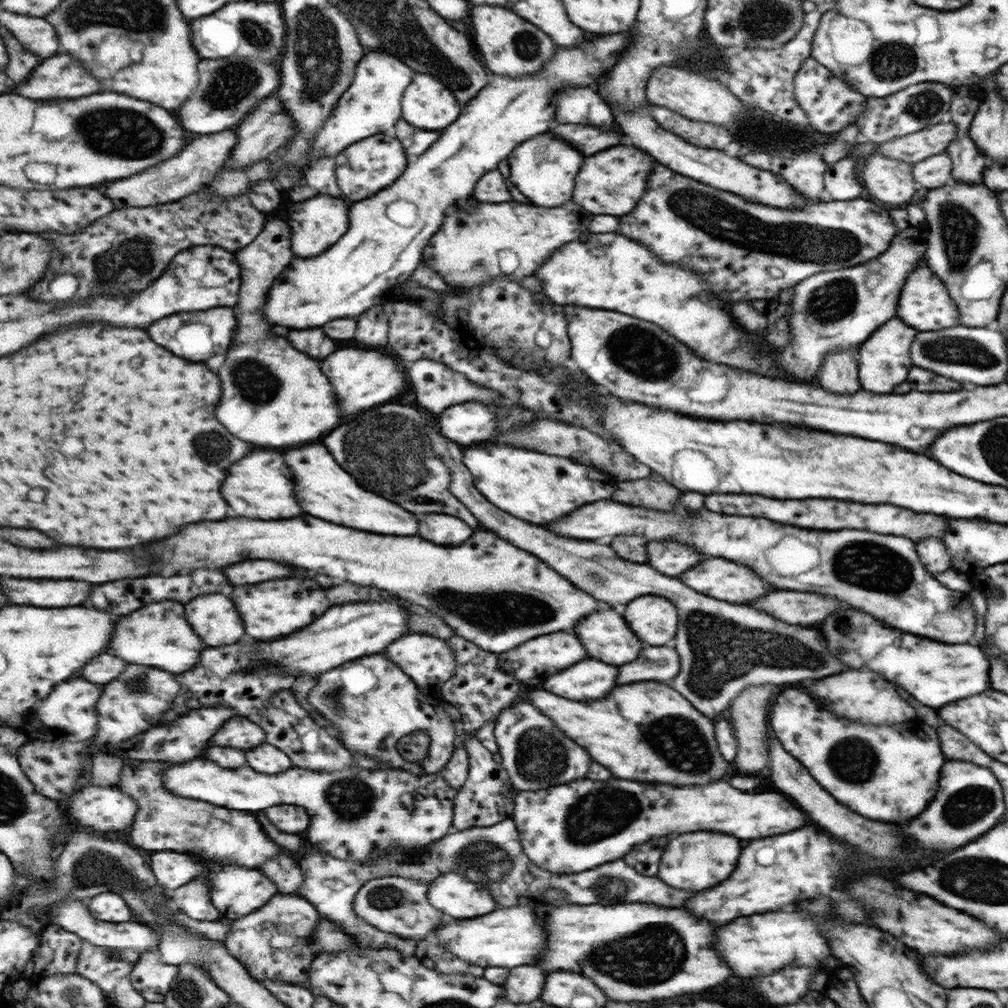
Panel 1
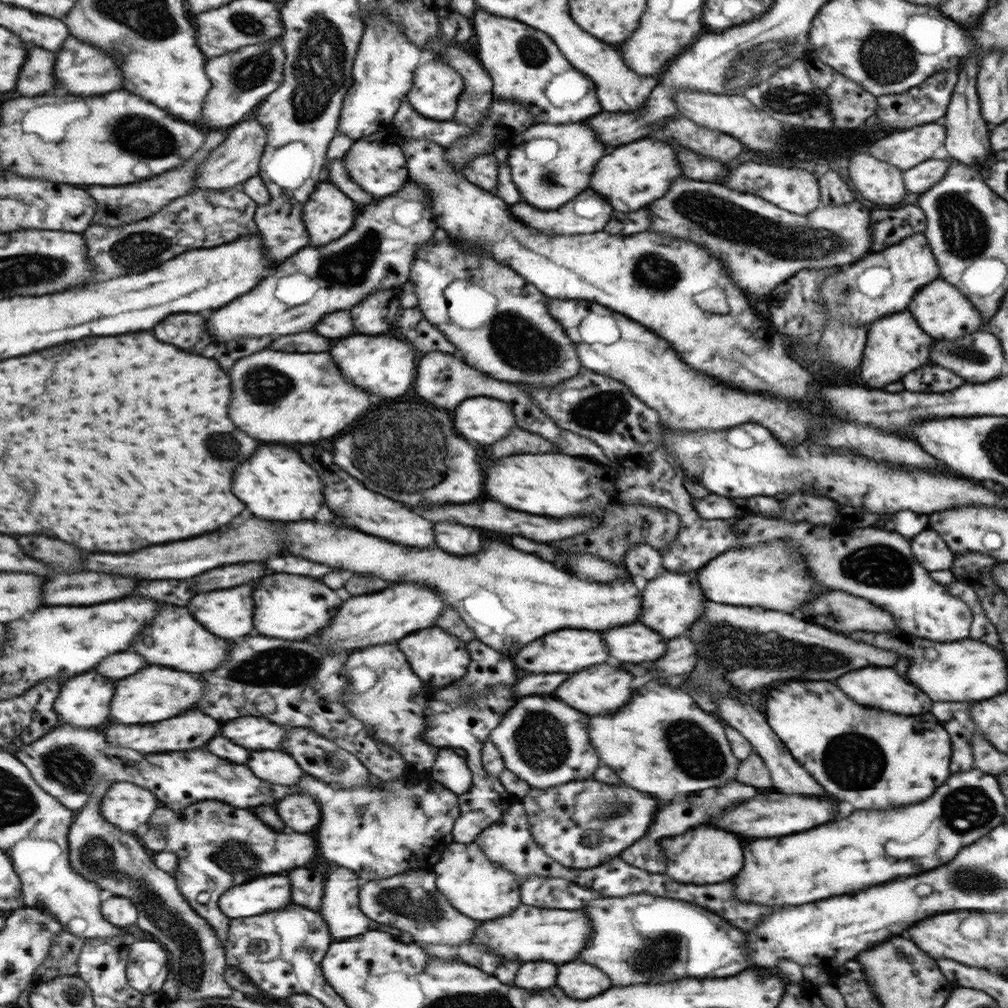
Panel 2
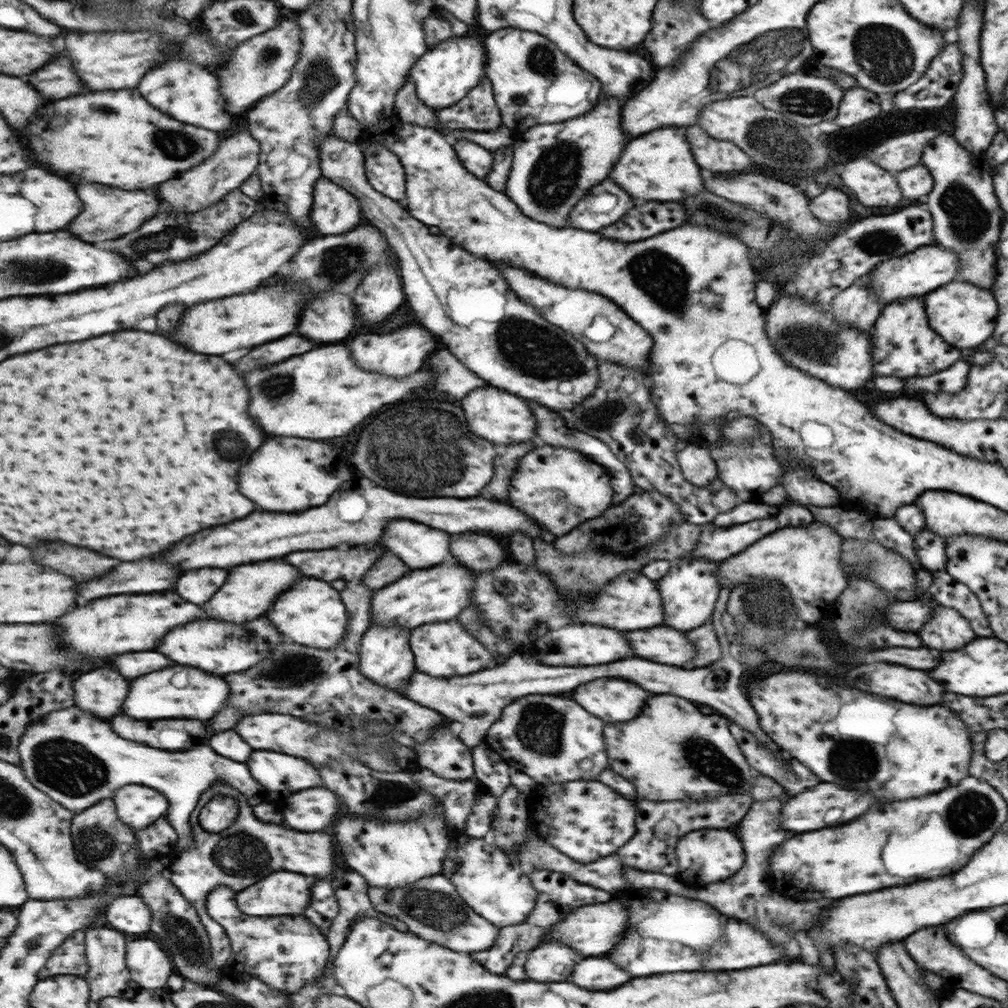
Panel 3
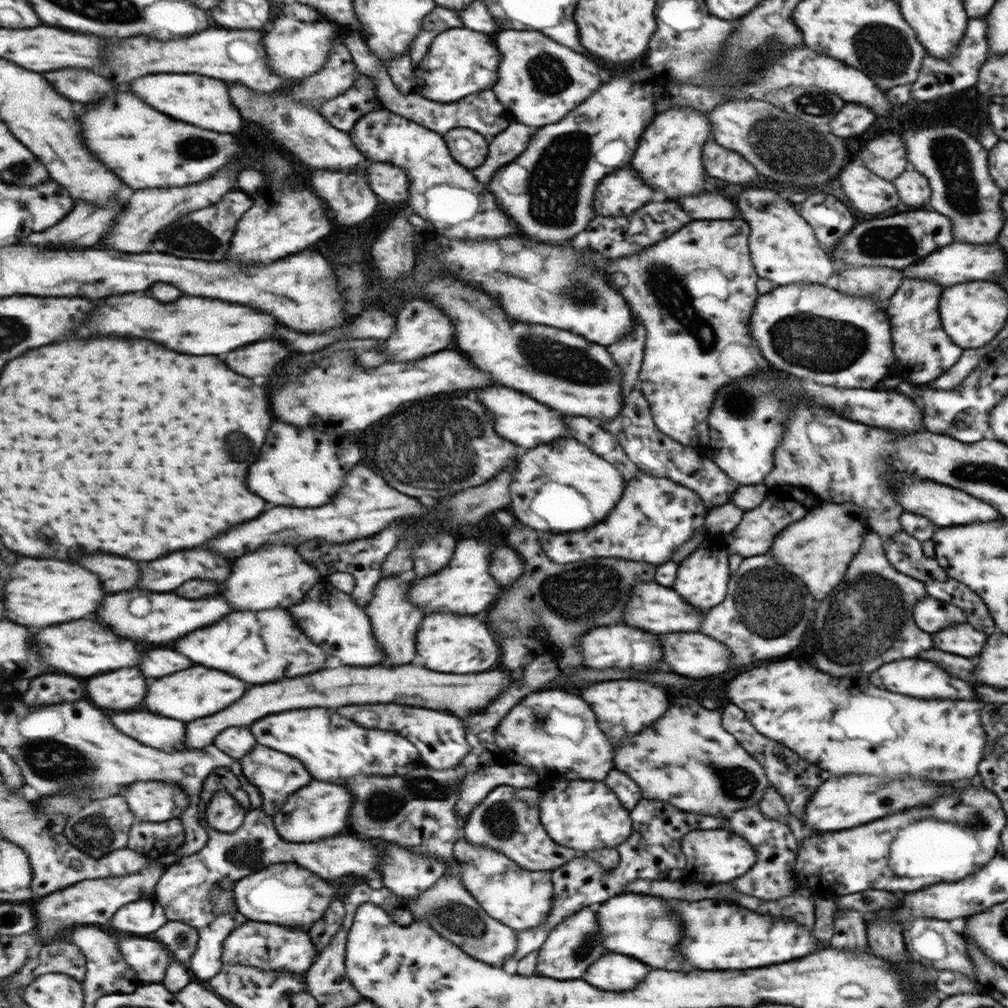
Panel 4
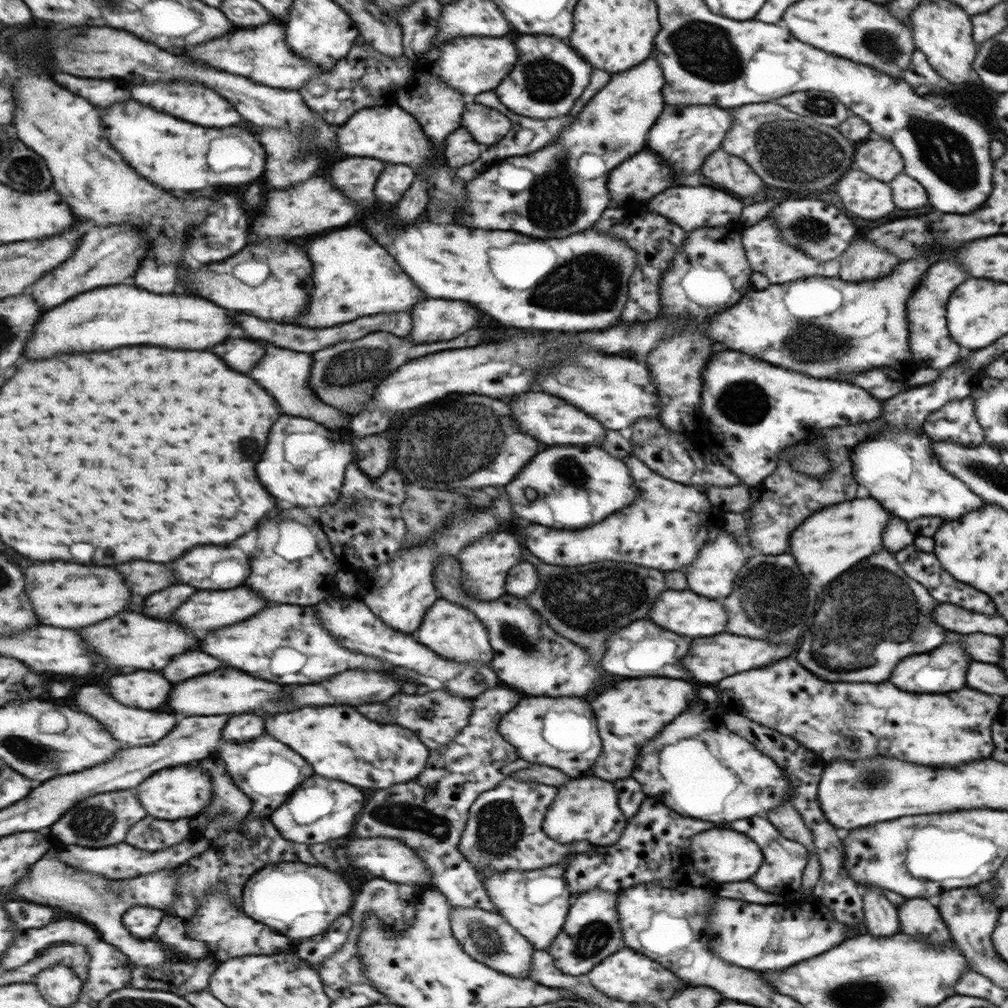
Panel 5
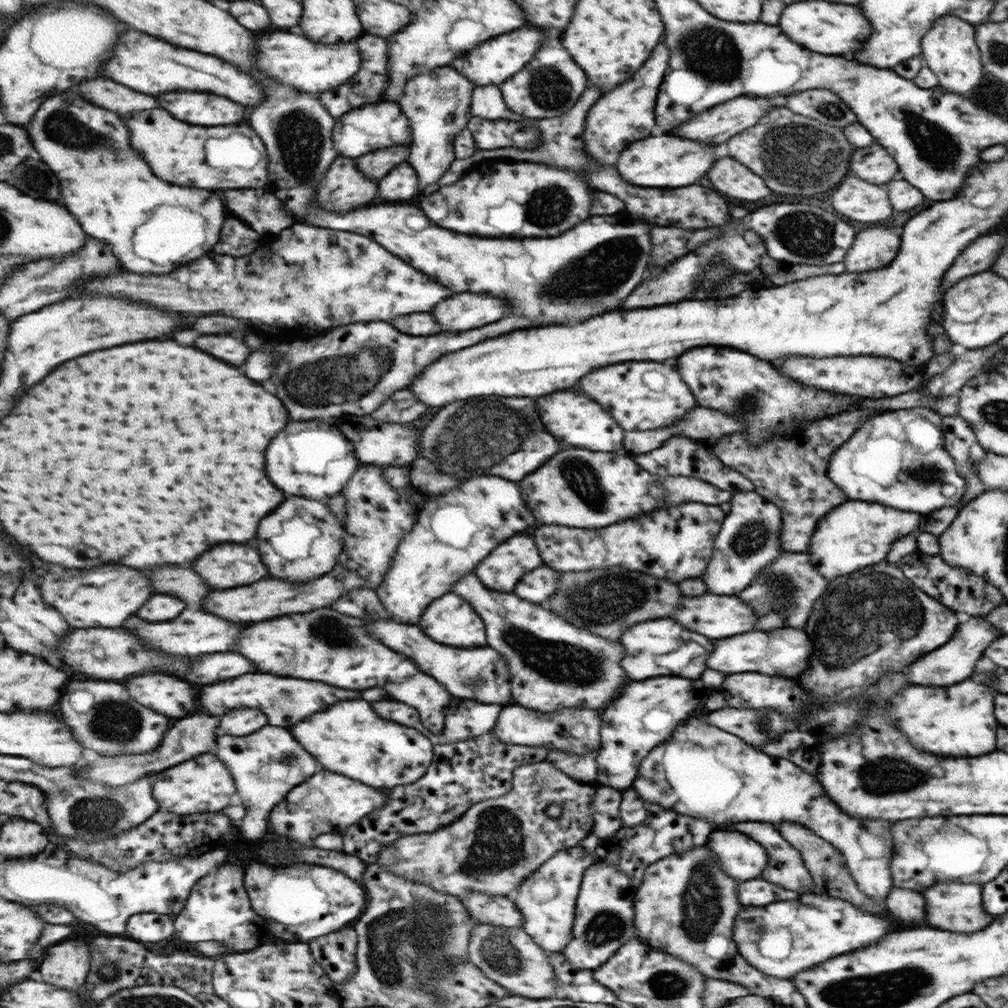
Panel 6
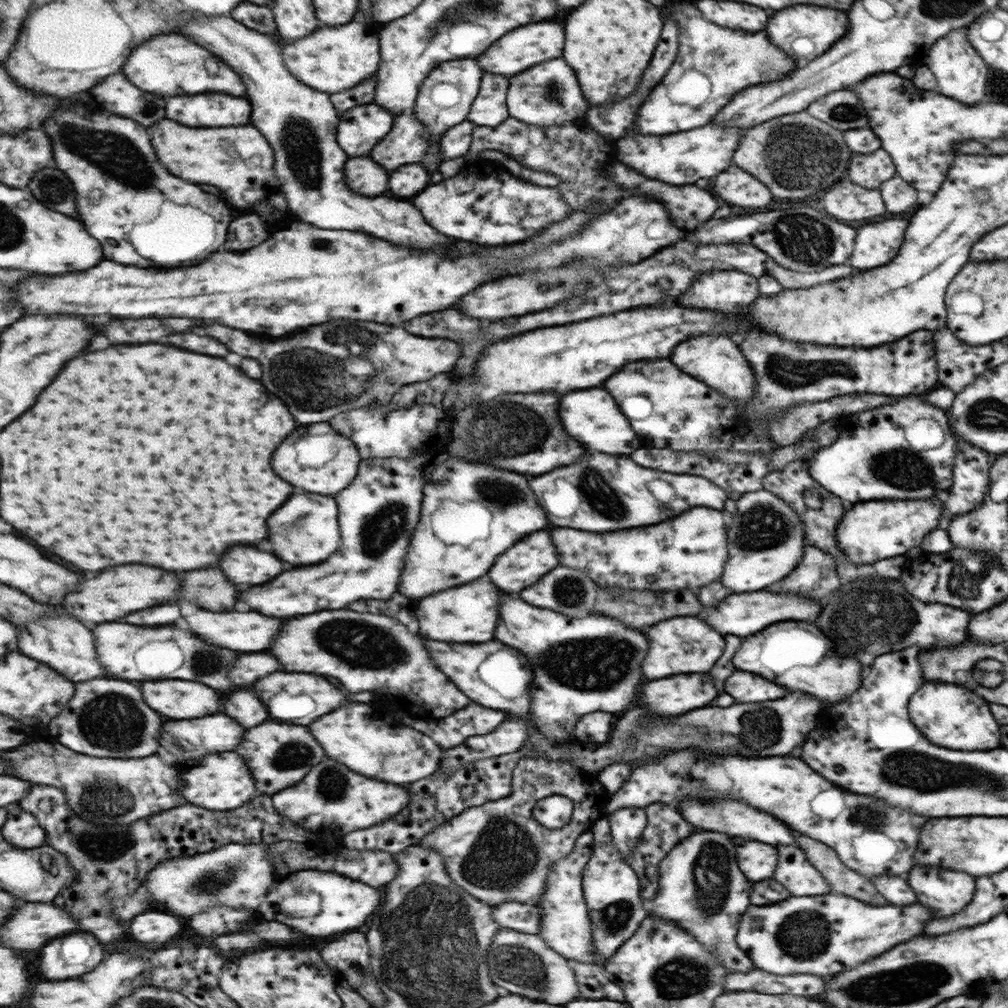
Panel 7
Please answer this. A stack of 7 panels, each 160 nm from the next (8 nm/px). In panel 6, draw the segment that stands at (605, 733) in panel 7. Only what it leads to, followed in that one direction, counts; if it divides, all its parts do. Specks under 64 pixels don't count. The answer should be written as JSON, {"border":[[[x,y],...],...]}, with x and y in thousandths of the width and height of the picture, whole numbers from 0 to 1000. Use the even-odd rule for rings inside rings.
{"border":[[[520,700],[499,701],[497,710],[493,713],[493,718],[489,726],[496,735],[503,738],[521,740],[539,740],[542,744],[559,744],[565,748],[581,748],[596,740],[594,726],[596,724],[596,706],[592,704],[582,704],[582,702],[559,702],[559,706],[549,706],[549,708],[537,708],[531,704],[525,704]]]}

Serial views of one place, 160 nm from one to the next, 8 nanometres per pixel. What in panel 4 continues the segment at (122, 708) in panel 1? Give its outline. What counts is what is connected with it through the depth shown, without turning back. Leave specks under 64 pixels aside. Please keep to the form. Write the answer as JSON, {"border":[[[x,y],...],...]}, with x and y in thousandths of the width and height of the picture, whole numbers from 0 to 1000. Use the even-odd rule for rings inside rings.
{"border":[[[191,661],[188,665],[174,667],[170,671],[162,671],[158,675],[150,677],[150,687],[146,688],[146,694],[142,694],[142,702],[146,702],[148,706],[154,706],[154,708],[160,708],[160,710],[189,716],[189,714],[203,712],[203,710],[223,704],[225,700],[229,700],[237,692],[241,692],[243,687],[245,687],[245,679],[241,675],[231,673],[225,667]]]}

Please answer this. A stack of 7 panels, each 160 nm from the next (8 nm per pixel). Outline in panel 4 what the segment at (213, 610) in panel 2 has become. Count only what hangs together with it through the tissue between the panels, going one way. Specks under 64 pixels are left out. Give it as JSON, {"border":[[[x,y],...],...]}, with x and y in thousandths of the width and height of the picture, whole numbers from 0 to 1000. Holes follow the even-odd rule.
{"border":[[[265,542],[261,548],[253,548],[249,552],[241,552],[233,560],[233,567],[229,567],[225,575],[225,597],[231,599],[233,605],[265,605],[267,603],[287,603],[303,593],[303,589],[316,577],[314,563],[305,560],[293,542]]]}

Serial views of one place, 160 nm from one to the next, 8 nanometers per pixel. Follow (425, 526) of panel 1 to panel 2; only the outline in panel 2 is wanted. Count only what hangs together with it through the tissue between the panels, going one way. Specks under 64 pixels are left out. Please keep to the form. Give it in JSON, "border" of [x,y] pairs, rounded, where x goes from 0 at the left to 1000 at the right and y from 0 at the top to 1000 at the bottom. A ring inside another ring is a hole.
{"border":[[[447,518],[434,520],[432,534],[434,534],[434,542],[438,542],[439,546],[443,546],[447,550],[457,550],[457,552],[478,547],[481,538],[477,528],[473,528],[471,524],[447,520]]]}

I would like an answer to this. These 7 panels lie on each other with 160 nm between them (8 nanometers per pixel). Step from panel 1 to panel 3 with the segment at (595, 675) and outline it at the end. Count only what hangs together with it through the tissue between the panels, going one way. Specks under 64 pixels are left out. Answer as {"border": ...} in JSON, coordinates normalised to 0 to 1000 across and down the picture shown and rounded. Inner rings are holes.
{"border":[[[594,673],[566,685],[566,694],[578,698],[582,706],[596,714],[622,716],[630,712],[644,688],[626,677],[612,673]]]}

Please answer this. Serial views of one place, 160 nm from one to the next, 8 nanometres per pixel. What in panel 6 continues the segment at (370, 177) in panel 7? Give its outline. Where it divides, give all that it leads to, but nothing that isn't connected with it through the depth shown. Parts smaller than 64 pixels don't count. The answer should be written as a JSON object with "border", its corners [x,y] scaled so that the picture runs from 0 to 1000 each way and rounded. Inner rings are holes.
{"border":[[[337,155],[330,161],[316,185],[316,194],[313,196],[315,206],[321,206],[326,210],[348,210],[357,204],[364,203],[364,200],[368,200],[376,192],[376,183],[362,177],[363,173],[355,168],[353,162],[352,159],[342,155]]]}

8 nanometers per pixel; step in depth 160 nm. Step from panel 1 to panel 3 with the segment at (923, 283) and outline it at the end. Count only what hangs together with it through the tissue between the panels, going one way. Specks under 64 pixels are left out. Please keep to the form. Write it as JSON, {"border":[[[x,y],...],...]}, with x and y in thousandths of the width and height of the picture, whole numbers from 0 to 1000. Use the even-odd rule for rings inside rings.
{"border":[[[945,278],[932,285],[932,290],[921,290],[915,293],[919,314],[922,322],[939,341],[952,347],[965,346],[974,341],[986,329],[989,319],[990,301],[982,287],[953,278]]]}

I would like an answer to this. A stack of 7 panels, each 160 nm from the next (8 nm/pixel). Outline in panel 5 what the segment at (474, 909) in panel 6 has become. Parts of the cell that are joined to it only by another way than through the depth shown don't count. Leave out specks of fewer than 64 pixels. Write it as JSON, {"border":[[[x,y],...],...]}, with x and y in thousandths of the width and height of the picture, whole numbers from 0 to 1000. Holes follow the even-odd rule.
{"border":[[[501,679],[486,683],[479,687],[479,690],[471,692],[469,694],[471,704],[469,704],[465,720],[460,722],[445,740],[429,745],[424,760],[414,773],[400,778],[391,778],[380,782],[380,784],[366,785],[364,790],[366,794],[363,794],[364,798],[361,802],[362,806],[358,807],[358,812],[352,819],[352,825],[356,831],[382,830],[394,832],[411,841],[411,844],[415,845],[416,850],[420,850],[420,854],[427,861],[433,881],[444,891],[449,900],[471,900],[494,906],[494,901],[482,884],[479,867],[471,861],[470,857],[461,853],[461,849],[456,844],[456,836],[458,835],[458,827],[462,823],[467,801],[475,789],[490,783],[515,763],[526,760],[525,756],[515,750],[514,742],[497,727],[497,714],[507,704],[510,704],[511,698],[515,698],[515,692],[517,692],[517,688],[511,687],[507,680]]]}

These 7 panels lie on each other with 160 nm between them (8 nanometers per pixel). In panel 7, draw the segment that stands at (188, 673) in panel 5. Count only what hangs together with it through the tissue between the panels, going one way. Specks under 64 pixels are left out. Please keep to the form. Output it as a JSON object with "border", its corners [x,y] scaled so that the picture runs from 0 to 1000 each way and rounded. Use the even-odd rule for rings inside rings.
{"border":[[[241,649],[235,657],[235,661],[231,661],[227,673],[233,679],[249,679],[259,671],[265,671],[269,667],[279,665],[279,659],[273,651],[269,649]]]}

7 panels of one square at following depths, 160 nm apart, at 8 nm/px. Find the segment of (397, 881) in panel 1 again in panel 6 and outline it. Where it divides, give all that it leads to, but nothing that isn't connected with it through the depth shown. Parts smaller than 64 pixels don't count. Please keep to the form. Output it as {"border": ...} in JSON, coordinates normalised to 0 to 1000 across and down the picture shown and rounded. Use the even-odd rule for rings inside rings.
{"border":[[[475,915],[468,923],[464,952],[475,957],[484,969],[513,988],[541,990],[552,985],[550,963],[542,941],[535,940],[518,920],[498,920]]]}

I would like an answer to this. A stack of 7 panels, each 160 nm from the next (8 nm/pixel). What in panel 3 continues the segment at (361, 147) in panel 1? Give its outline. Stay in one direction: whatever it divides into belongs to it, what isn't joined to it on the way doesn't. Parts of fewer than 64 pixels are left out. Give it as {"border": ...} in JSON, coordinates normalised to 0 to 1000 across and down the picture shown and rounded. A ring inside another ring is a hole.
{"border":[[[365,140],[359,142],[359,146],[362,149],[364,175],[368,185],[382,194],[401,201],[404,196],[402,183],[404,176],[396,154],[386,151],[380,142],[366,143]]]}

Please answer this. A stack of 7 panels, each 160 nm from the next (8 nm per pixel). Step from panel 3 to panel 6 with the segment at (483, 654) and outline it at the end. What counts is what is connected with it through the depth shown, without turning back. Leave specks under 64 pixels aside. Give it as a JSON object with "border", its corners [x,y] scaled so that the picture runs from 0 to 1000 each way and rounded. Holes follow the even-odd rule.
{"border":[[[449,587],[435,593],[423,604],[419,614],[415,617],[416,623],[428,631],[432,637],[451,641],[451,643],[469,643],[484,641],[484,629],[482,628],[482,619],[478,611],[475,611],[471,604],[467,603],[465,597],[457,595]]]}

